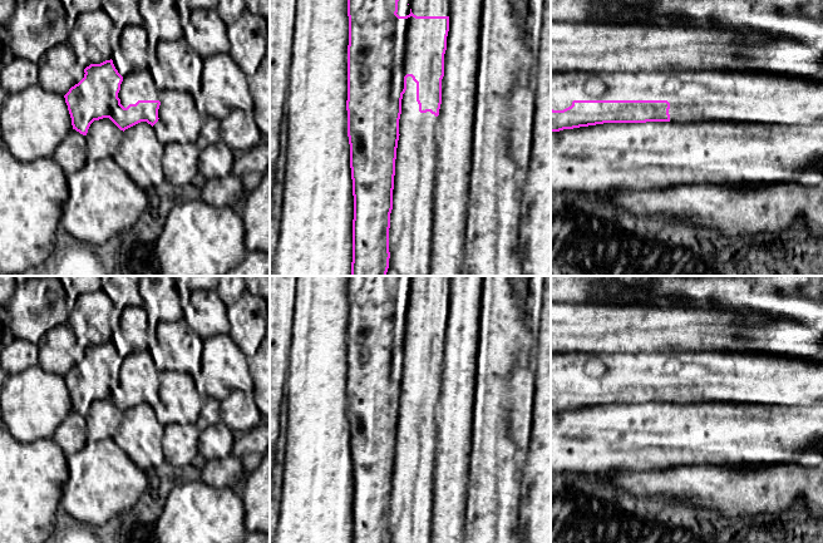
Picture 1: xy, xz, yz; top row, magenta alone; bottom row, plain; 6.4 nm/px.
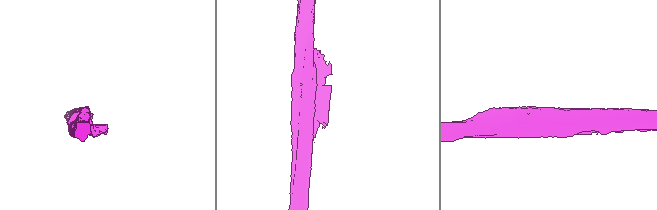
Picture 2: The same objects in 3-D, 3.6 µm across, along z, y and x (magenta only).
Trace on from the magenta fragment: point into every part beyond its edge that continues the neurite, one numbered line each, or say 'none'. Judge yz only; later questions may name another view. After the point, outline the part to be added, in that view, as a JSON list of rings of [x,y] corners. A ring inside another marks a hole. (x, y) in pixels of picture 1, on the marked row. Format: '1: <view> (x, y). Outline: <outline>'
none

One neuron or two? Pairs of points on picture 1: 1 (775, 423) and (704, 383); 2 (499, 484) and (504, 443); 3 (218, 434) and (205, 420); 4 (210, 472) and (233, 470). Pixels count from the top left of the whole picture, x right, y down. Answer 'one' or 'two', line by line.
1: two
2: one
3: two
4: one

